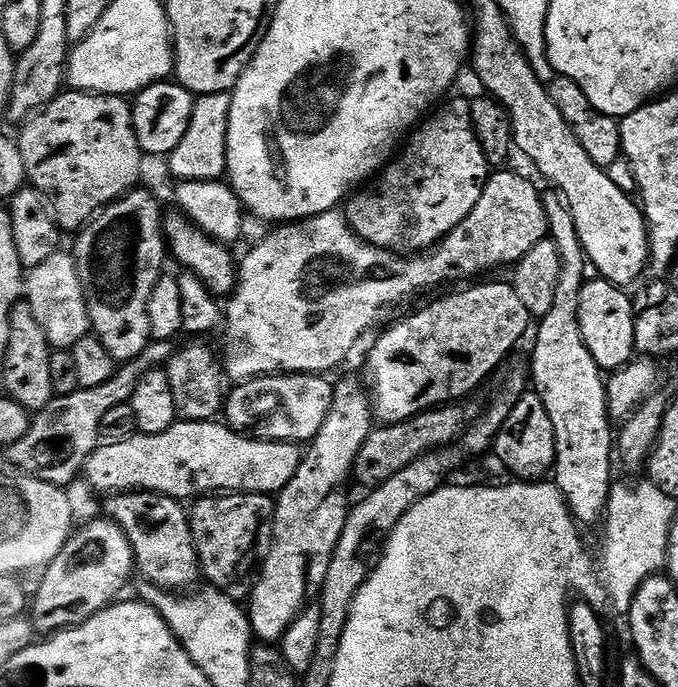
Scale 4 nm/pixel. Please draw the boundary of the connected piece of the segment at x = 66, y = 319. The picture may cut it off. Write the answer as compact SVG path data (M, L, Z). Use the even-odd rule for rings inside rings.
M61 250L46 258L46 262L31 269L25 279L26 302L34 307L39 324L53 349L71 350L84 336L89 335L92 319L88 313L88 293L80 277L75 255Z

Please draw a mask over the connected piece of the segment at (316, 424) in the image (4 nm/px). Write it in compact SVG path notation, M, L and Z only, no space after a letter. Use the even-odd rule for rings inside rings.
M285 372L265 374L252 380L237 383L227 393L222 409L227 423L237 430L243 430L258 440L286 440L291 444L303 445L311 442L322 430L326 414L330 414L333 381L311 372Z

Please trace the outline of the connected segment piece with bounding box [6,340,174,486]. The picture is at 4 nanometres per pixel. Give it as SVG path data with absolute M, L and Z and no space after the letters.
M152 340L138 358L127 361L117 367L110 382L102 382L102 386L80 388L69 396L57 395L51 404L35 413L30 430L18 442L14 442L6 450L8 460L23 472L36 476L51 484L69 486L83 473L85 464L94 454L94 450L102 443L100 427L102 418L114 406L131 401L134 390L144 380L144 375L163 369L172 357L174 344L171 340Z

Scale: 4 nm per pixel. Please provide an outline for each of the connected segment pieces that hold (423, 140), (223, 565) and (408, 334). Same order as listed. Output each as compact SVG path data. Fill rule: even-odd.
M467 99L452 100L437 116L431 116L407 137L406 143L384 165L379 175L365 183L347 201L348 224L367 244L397 254L419 254L436 247L443 236L450 234L450 230L454 230L454 226L458 226L470 210L474 210L488 181L490 165L480 139L472 131L471 103Z
M234 492L231 494L209 494L199 497L191 505L190 519L192 533L196 543L196 553L200 559L200 570L205 581L209 580L211 587L218 592L225 592L228 597L237 602L244 602L252 595L252 584L244 581L244 567L248 564L248 555L266 525L274 516L274 500L272 496L250 494L249 492Z
M508 282L468 288L457 296L436 300L429 308L398 321L377 338L368 356L368 380L372 383L370 395L375 419L385 425L400 424L420 412L470 395L511 354L512 347L523 338L528 323L530 317L526 306L522 306L518 294Z

